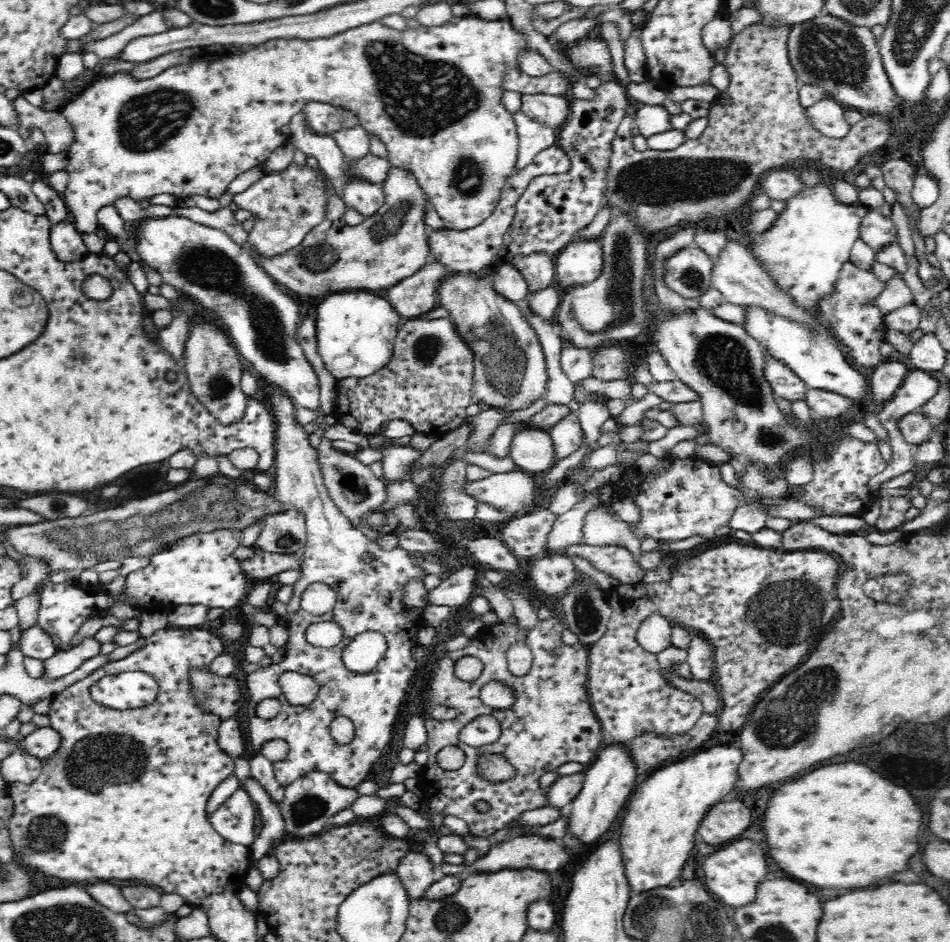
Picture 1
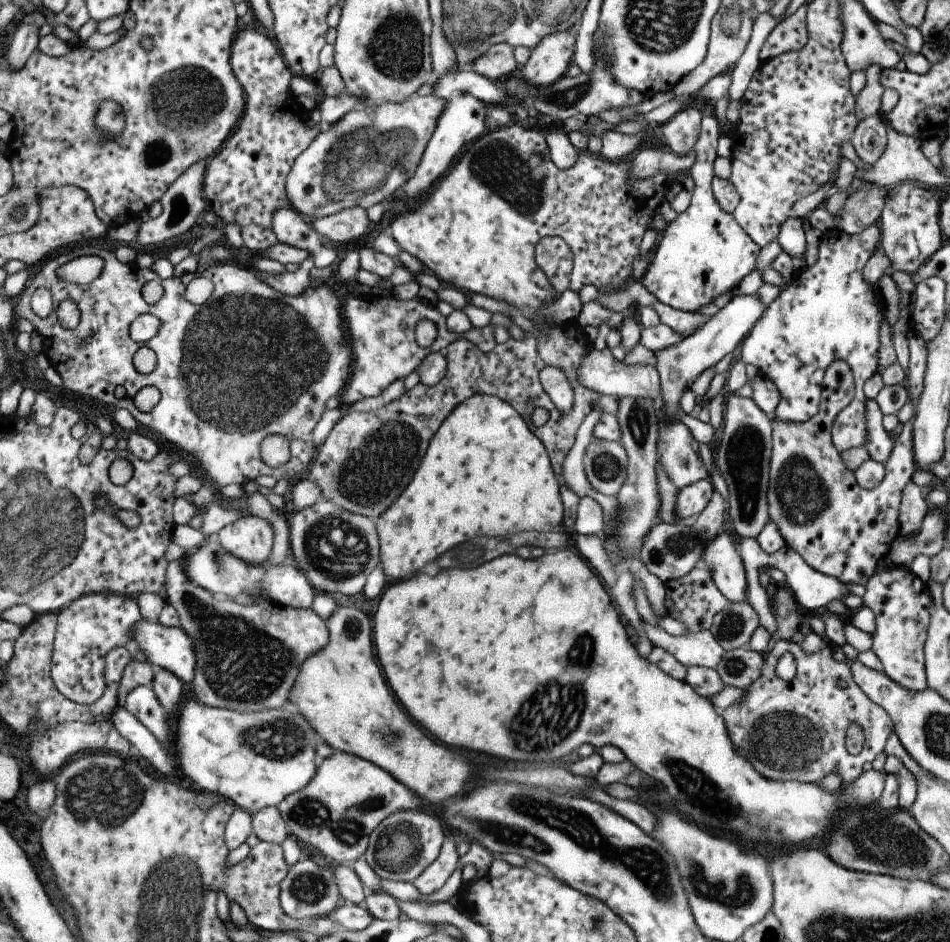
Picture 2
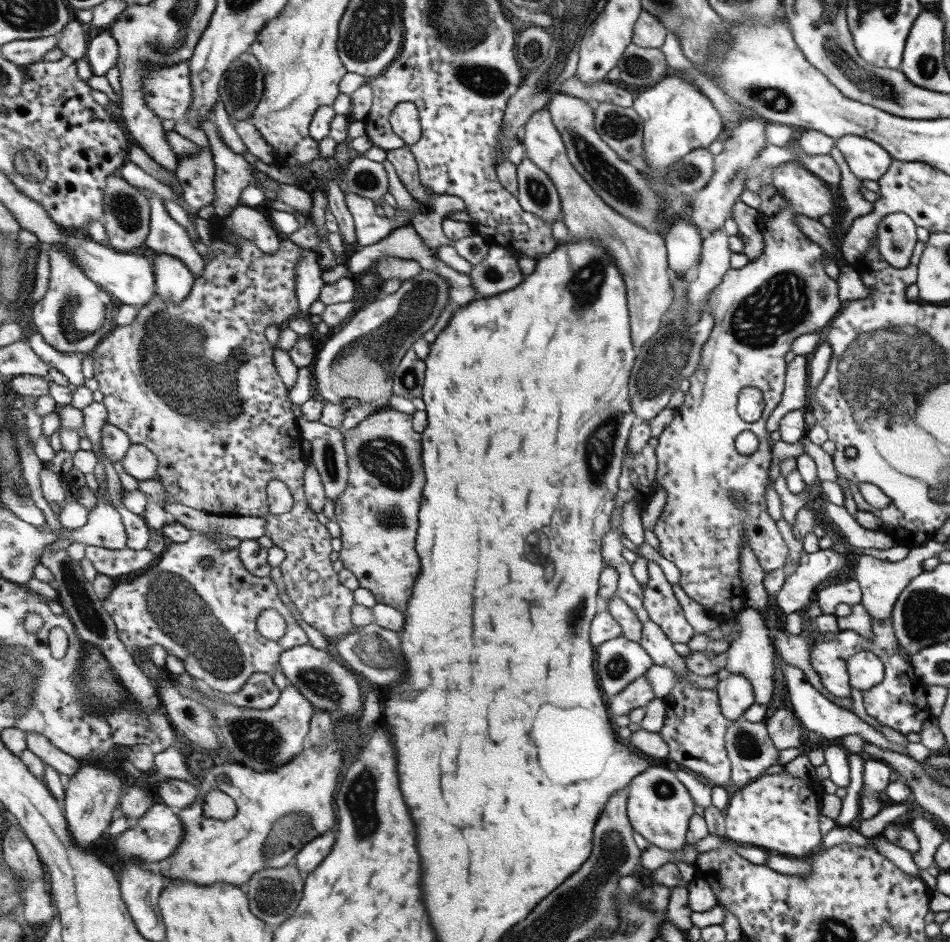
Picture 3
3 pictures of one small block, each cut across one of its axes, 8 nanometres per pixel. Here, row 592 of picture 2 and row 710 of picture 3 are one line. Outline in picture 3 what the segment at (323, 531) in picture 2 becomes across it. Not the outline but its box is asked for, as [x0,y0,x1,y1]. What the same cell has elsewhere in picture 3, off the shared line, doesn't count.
[281,644,363,716]

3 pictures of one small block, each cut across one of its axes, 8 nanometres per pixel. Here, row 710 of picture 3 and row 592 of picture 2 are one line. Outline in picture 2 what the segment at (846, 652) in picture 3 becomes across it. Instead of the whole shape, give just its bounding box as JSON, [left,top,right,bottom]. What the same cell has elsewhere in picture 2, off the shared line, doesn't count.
[863,568,929,692]

